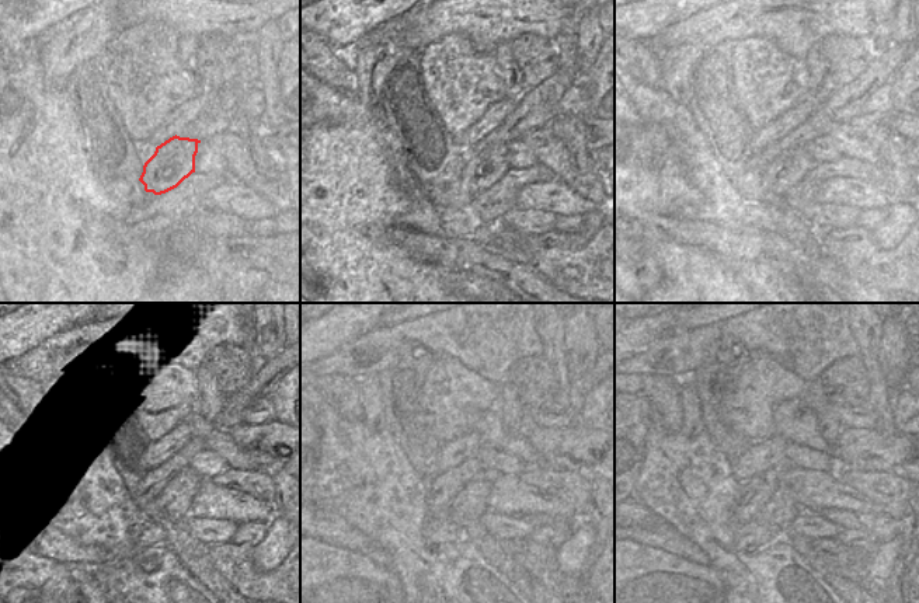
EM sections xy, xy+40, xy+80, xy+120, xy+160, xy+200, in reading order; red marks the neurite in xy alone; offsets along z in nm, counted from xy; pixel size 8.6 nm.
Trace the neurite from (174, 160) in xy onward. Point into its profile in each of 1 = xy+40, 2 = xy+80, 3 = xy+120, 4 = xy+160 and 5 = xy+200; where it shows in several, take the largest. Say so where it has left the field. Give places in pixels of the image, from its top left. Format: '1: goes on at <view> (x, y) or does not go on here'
1: goes on at xy+40 (487, 163)
2: goes on at xy+80 (800, 168)
3: goes on at xy+120 (184, 483)
4: goes on at xy+160 (470, 504)
5: goes on at xy+200 (782, 508)

